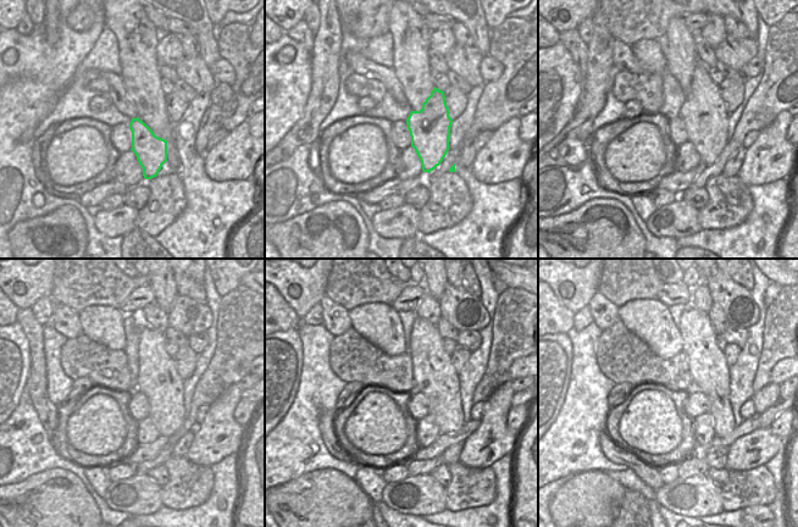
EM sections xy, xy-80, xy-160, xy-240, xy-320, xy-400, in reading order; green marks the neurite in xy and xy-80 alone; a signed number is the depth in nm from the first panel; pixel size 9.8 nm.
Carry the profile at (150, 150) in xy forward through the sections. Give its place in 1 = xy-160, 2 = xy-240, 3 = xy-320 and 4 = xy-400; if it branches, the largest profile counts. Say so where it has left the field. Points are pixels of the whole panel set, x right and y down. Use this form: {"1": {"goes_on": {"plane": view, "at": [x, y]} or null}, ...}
{"1": {"goes_on": {"plane": "xy-160", "at": [704, 114]}}, "2": {"goes_on": {"plane": "xy-240", "at": [158, 378]}}, "3": {"goes_on": {"plane": "xy-320", "at": [434, 376]}}, "4": {"goes_on": {"plane": "xy-400", "at": [708, 366]}}}

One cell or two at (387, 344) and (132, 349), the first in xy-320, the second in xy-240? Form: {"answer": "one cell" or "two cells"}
{"answer": "two cells"}

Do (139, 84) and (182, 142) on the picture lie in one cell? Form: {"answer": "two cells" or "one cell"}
{"answer": "two cells"}

